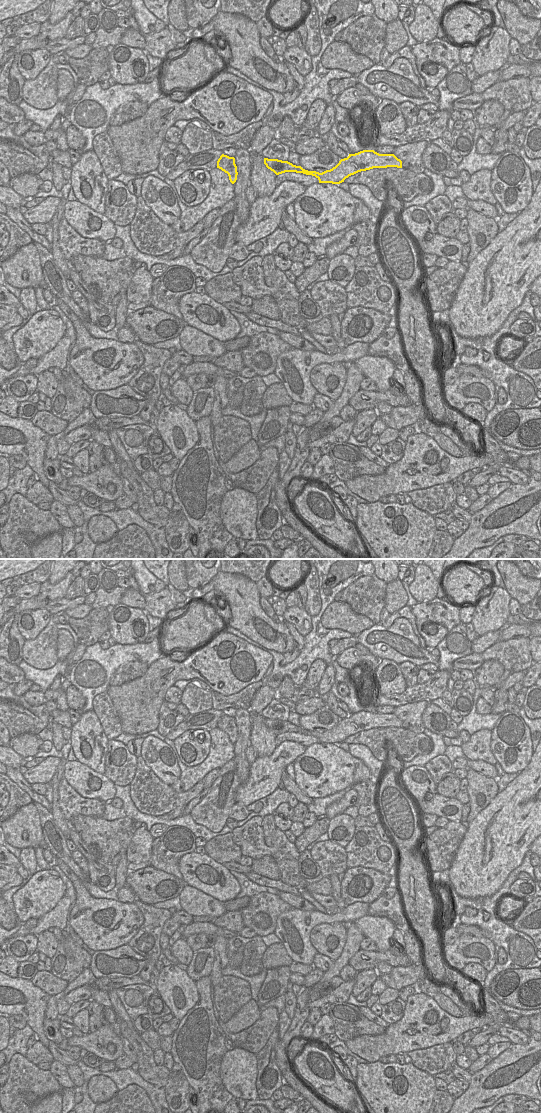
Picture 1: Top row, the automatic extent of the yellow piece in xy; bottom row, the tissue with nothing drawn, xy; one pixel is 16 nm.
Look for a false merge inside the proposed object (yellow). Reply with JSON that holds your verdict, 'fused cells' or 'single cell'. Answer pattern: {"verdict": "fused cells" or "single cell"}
{"verdict": "single cell"}

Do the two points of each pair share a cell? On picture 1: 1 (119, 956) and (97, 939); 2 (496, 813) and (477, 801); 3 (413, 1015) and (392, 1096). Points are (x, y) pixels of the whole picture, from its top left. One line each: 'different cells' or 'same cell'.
1: different cells
2: different cells
3: different cells

